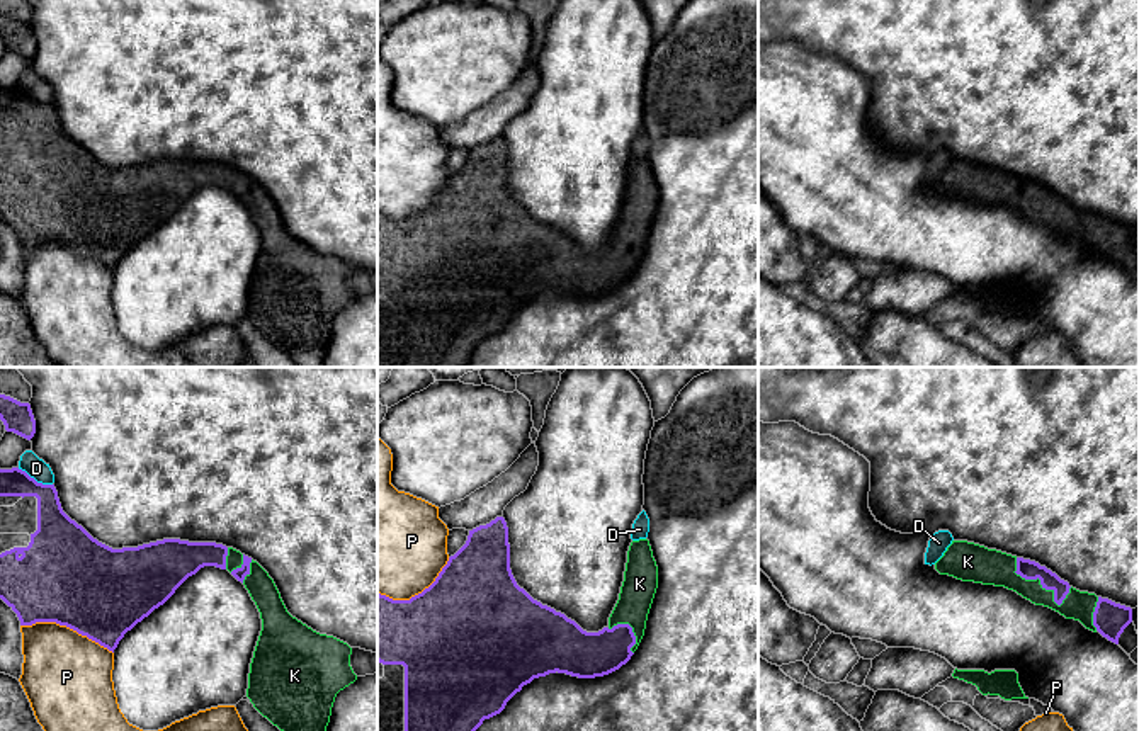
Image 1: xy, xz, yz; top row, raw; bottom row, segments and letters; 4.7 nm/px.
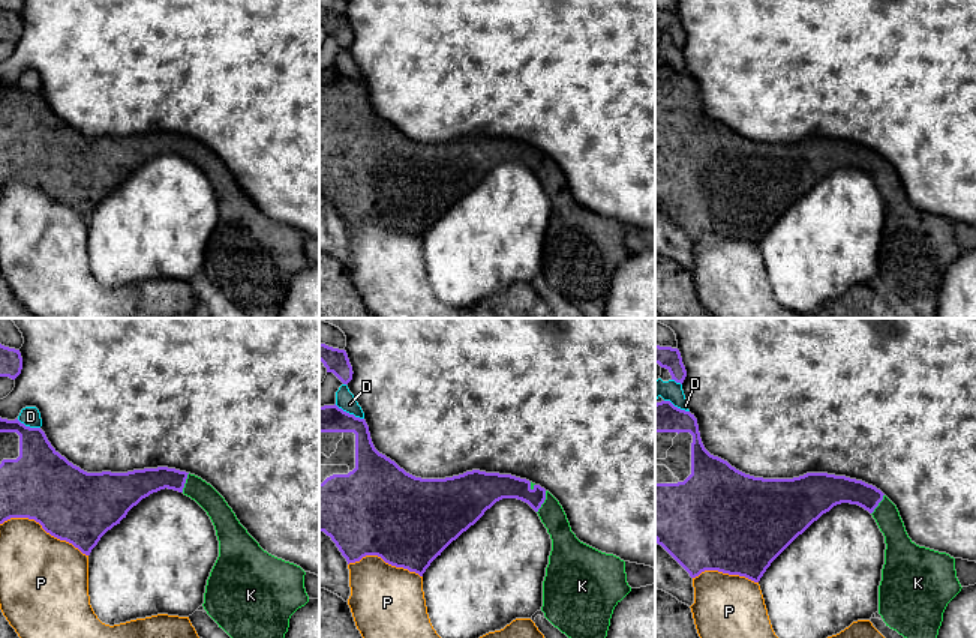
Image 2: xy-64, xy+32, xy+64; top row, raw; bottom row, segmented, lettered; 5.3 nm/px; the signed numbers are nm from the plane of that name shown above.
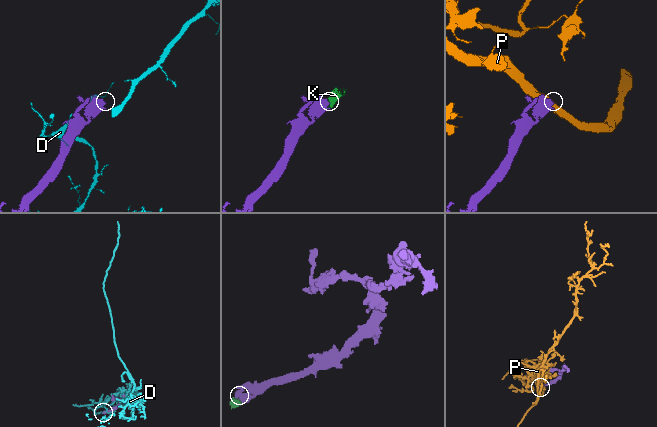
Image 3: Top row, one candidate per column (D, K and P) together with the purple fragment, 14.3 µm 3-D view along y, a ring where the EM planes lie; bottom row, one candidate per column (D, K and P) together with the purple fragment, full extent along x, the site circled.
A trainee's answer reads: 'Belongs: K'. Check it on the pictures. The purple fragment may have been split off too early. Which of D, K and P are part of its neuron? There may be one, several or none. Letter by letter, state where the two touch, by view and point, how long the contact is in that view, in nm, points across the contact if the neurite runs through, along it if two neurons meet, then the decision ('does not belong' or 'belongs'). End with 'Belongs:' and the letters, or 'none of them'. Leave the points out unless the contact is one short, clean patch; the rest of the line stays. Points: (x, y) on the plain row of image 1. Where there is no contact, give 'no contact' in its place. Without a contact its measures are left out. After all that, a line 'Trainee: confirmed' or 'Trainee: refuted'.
D: contact xy (33, 97); length 190 nm; does not belong
K: contact yz (1037, 196); length 320 nm; belongs
P: contact xy (67, 245); length 460 nm; does not belong
Belongs: K
Trainee: confirmed

